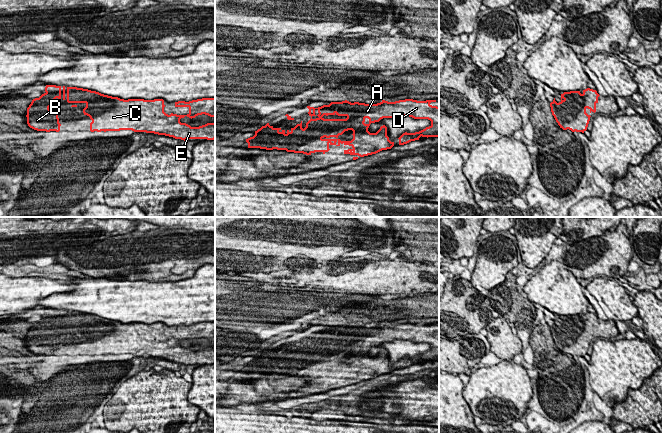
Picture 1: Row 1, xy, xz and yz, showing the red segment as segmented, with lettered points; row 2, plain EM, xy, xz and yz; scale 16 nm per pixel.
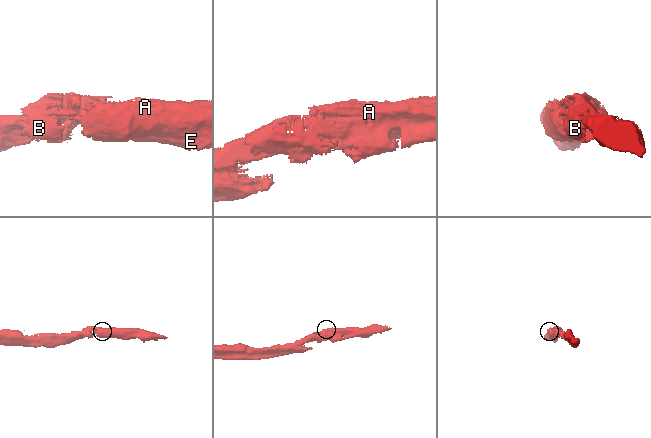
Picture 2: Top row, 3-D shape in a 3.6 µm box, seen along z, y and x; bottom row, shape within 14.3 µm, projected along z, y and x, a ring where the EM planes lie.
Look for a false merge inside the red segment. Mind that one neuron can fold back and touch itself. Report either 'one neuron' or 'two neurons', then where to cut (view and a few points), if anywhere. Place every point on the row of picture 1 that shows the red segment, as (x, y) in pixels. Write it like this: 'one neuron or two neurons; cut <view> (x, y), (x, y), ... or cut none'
one neuron; cut none

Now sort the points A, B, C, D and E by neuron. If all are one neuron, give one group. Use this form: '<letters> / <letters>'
A B C D E

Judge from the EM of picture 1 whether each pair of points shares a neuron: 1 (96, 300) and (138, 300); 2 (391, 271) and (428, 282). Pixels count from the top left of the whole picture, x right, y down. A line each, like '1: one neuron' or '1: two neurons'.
1: one neuron
2: one neuron

